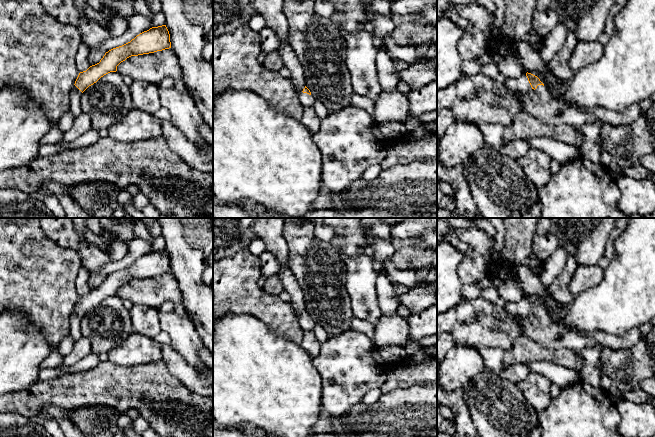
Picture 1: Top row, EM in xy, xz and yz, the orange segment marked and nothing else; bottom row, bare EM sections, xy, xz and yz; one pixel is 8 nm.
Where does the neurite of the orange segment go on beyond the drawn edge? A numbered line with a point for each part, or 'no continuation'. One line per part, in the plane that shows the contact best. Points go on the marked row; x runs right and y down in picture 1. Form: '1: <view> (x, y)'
1: yz (553, 111)

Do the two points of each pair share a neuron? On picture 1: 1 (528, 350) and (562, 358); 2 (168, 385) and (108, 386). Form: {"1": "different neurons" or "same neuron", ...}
{"1": "same neuron", "2": "same neuron"}

